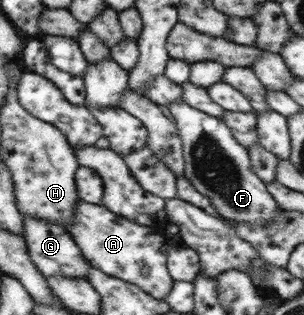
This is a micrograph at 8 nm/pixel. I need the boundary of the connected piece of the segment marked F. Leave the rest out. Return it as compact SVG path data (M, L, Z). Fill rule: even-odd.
M184 102L169 103L168 107L182 141L184 176L201 195L212 201L211 211L215 215L245 224L265 225L281 212L285 213L252 170L248 149L233 137L222 118L195 110Z

